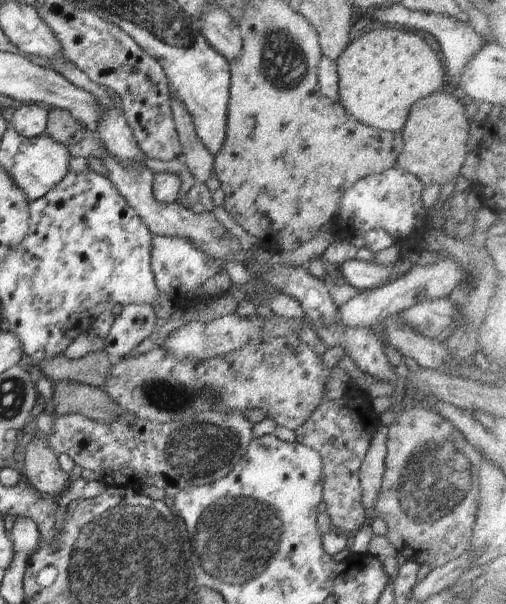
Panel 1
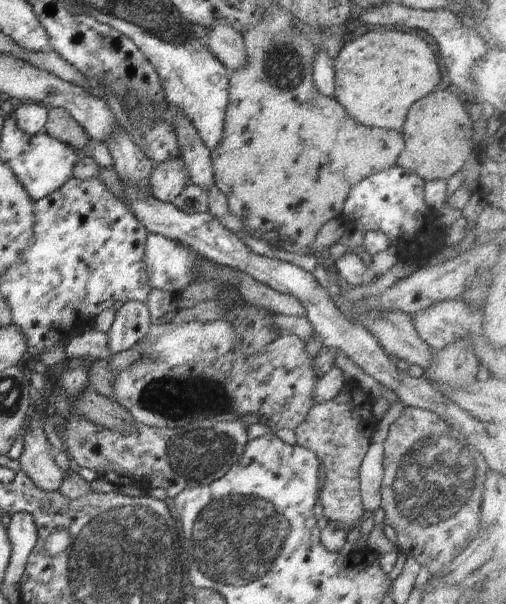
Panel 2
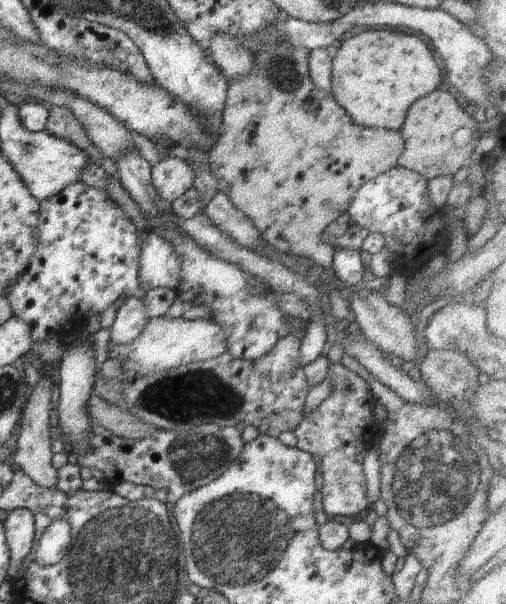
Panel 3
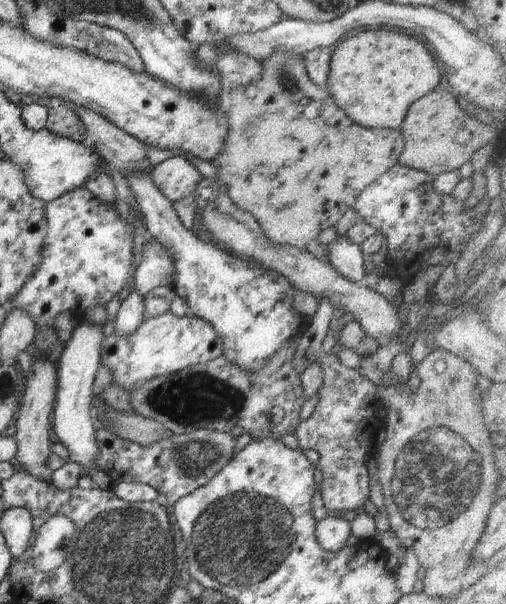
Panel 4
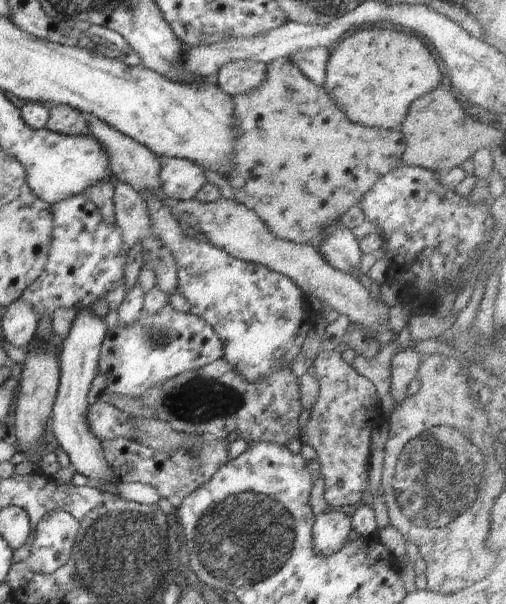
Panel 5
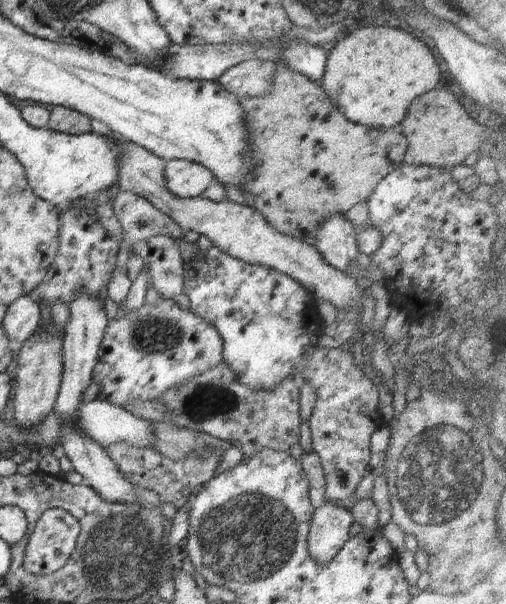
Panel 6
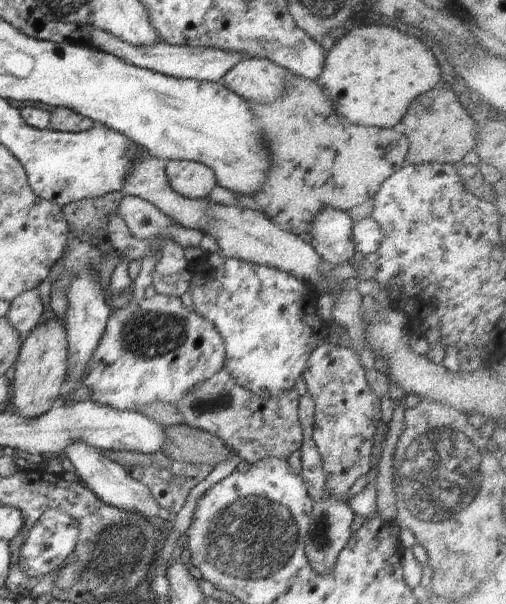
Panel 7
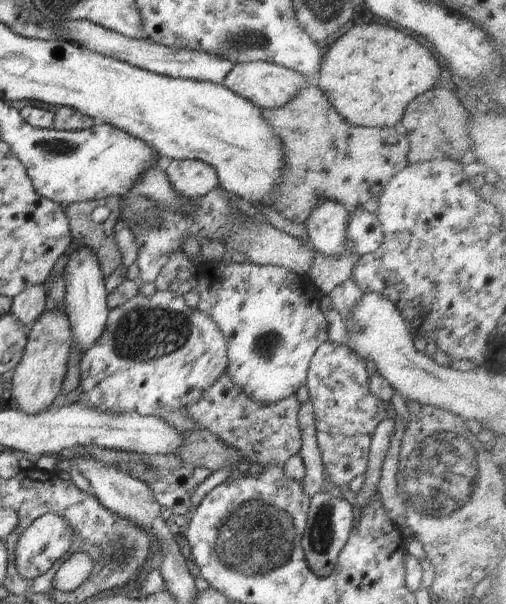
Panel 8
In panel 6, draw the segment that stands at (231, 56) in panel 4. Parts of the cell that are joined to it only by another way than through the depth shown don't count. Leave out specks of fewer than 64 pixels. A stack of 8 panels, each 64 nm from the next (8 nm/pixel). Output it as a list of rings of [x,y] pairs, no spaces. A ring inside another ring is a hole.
[[[256,58],[242,61],[223,72],[217,81],[238,98],[265,97],[271,92],[275,63]]]

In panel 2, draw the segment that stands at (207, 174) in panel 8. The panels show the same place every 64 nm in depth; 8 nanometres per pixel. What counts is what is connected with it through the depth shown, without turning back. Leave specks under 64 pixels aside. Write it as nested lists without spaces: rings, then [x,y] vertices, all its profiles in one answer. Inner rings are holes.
[[[180,157],[160,162],[151,170],[152,195],[162,203],[173,203],[185,189],[189,173]]]

